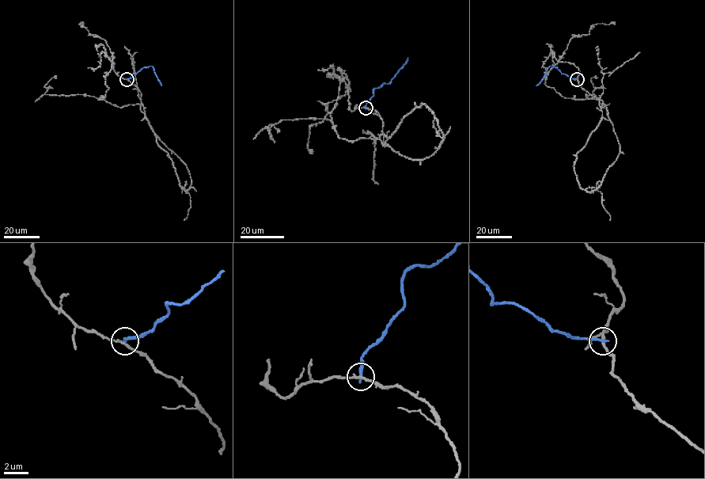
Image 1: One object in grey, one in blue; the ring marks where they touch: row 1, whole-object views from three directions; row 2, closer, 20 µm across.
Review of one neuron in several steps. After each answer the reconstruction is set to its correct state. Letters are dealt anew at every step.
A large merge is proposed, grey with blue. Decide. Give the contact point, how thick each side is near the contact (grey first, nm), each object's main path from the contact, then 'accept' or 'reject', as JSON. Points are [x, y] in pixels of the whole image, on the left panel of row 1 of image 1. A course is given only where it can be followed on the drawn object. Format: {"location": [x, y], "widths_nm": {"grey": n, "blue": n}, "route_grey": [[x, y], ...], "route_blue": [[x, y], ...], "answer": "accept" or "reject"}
{"location": [126, 79], "widths_nm": {"grey": 200, "blue": 240}, "route_grey": [[126, 79], [108, 56], [112, 63], [105, 76], [108, 88], [98, 99], [121, 108], [139, 104], [160, 140]], "route_blue": [[126, 79], [142, 69], [151, 66], [161, 85]], "answer": "reject"}

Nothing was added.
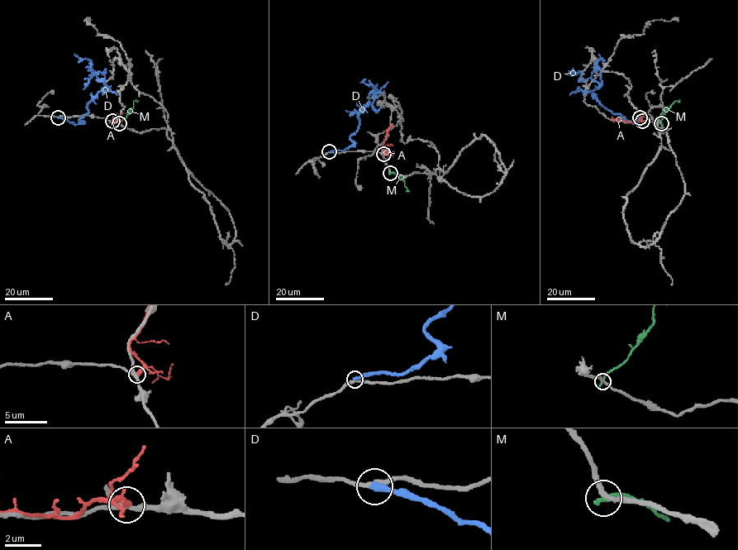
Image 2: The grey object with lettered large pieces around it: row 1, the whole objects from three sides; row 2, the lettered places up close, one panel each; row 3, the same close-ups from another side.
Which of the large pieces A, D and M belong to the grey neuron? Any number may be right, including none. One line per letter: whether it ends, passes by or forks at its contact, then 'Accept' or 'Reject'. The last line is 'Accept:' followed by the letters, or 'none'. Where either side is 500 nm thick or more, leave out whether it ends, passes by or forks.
A: It ends there. Reject
D: It ends there. Reject
M: It ends there. Reject
Accept: none

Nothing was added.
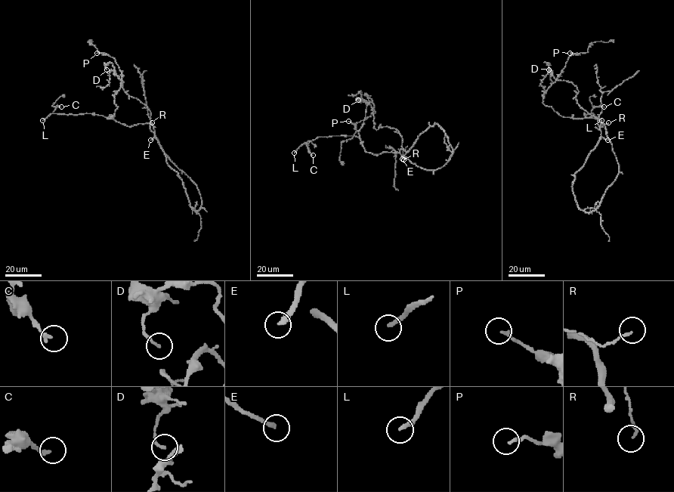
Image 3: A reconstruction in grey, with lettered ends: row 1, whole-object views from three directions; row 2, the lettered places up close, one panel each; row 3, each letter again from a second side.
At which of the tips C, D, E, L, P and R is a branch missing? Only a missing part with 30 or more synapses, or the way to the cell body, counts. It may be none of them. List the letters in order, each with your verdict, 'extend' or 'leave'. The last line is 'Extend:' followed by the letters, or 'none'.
C: leave
D: leave
E: extend
L: extend
P: leave
R: leave
Extend: E, L

